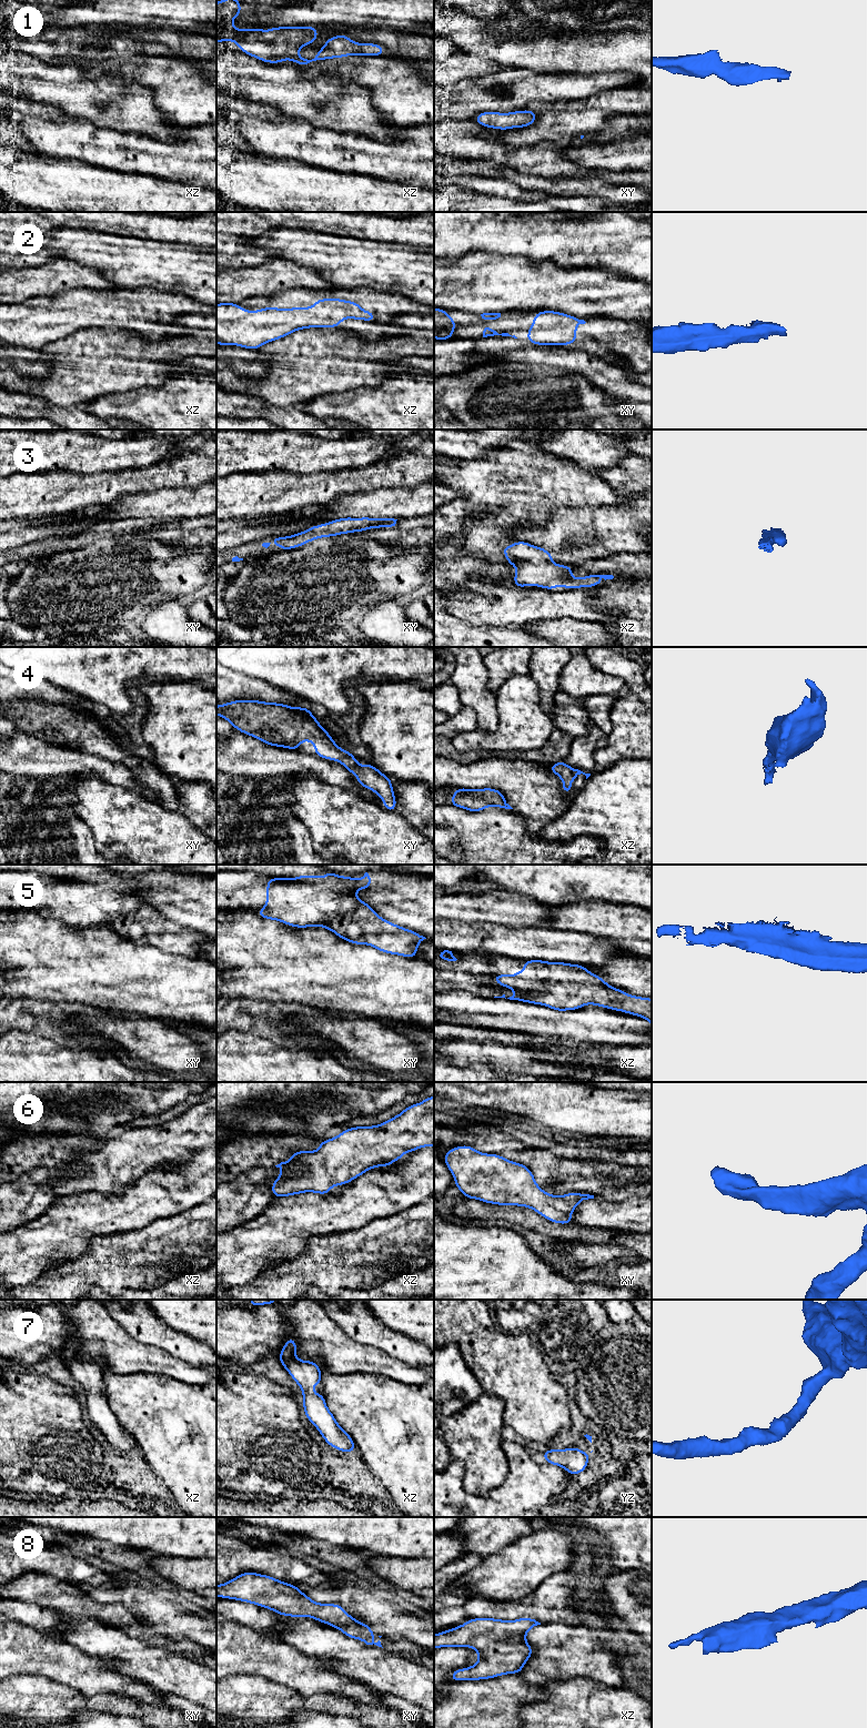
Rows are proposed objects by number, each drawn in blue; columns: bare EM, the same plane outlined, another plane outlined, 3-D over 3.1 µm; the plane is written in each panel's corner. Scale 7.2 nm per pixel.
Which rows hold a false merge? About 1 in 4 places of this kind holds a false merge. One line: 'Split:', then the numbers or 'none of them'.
Split: none of them

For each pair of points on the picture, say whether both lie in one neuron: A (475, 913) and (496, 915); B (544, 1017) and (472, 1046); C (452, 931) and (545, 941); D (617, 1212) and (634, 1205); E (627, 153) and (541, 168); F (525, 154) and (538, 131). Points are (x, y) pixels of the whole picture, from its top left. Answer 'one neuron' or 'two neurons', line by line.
A: one neuron
B: two neurons
C: one neuron
D: one neuron
E: two neurons
F: two neurons

